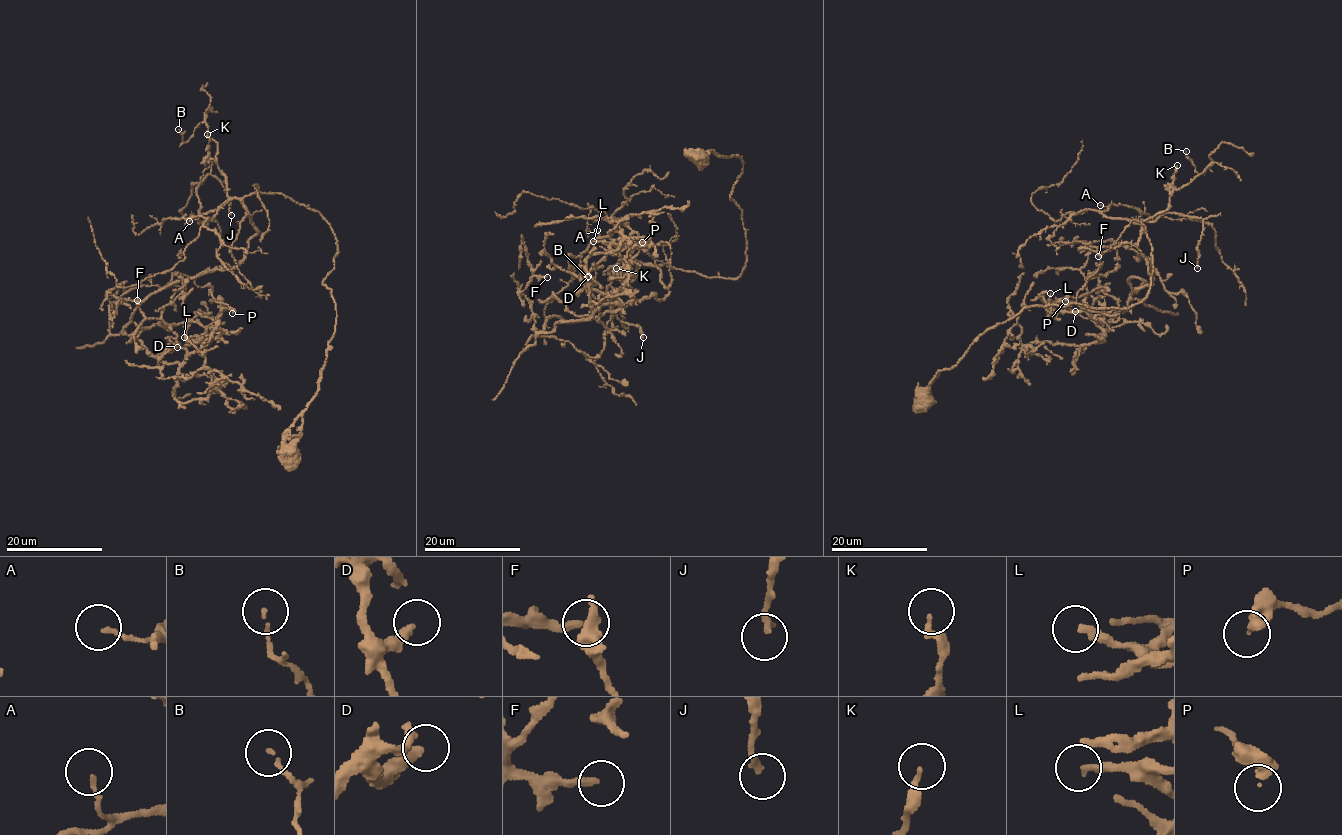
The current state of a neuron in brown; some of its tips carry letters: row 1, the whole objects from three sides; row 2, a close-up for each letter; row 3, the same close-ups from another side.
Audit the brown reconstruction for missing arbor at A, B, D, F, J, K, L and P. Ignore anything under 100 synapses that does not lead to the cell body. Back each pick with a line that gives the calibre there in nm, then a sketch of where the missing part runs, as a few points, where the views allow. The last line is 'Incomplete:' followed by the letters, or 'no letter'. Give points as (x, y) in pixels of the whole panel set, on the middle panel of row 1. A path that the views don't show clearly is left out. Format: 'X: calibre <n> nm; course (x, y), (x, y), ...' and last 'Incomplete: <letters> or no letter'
Incomplete: no letter

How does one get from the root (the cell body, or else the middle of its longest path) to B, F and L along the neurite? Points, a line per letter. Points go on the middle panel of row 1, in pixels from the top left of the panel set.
B: (701, 155), (742, 158), (731, 196), (746, 236), (741, 276), (639, 264), (607, 301), (595, 298), (587, 277)
F: (701, 155), (742, 158), (741, 276), (653, 264), (664, 299), (549, 318), (524, 351), (521, 292), (547, 277)
L: (701, 155), (742, 158), (741, 276), (653, 264), (664, 299), (537, 333), (621, 304), (627, 265), (593, 241)

